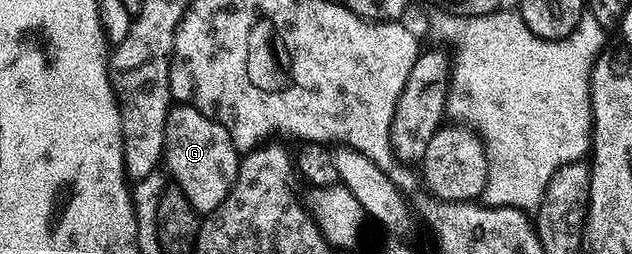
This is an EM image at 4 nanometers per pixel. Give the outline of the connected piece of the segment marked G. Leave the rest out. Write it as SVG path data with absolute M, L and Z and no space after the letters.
M176 103L165 122L165 146L162 163L171 171L170 179L189 198L193 210L206 214L217 210L233 190L241 153L233 146L225 126L213 122L201 110Z

